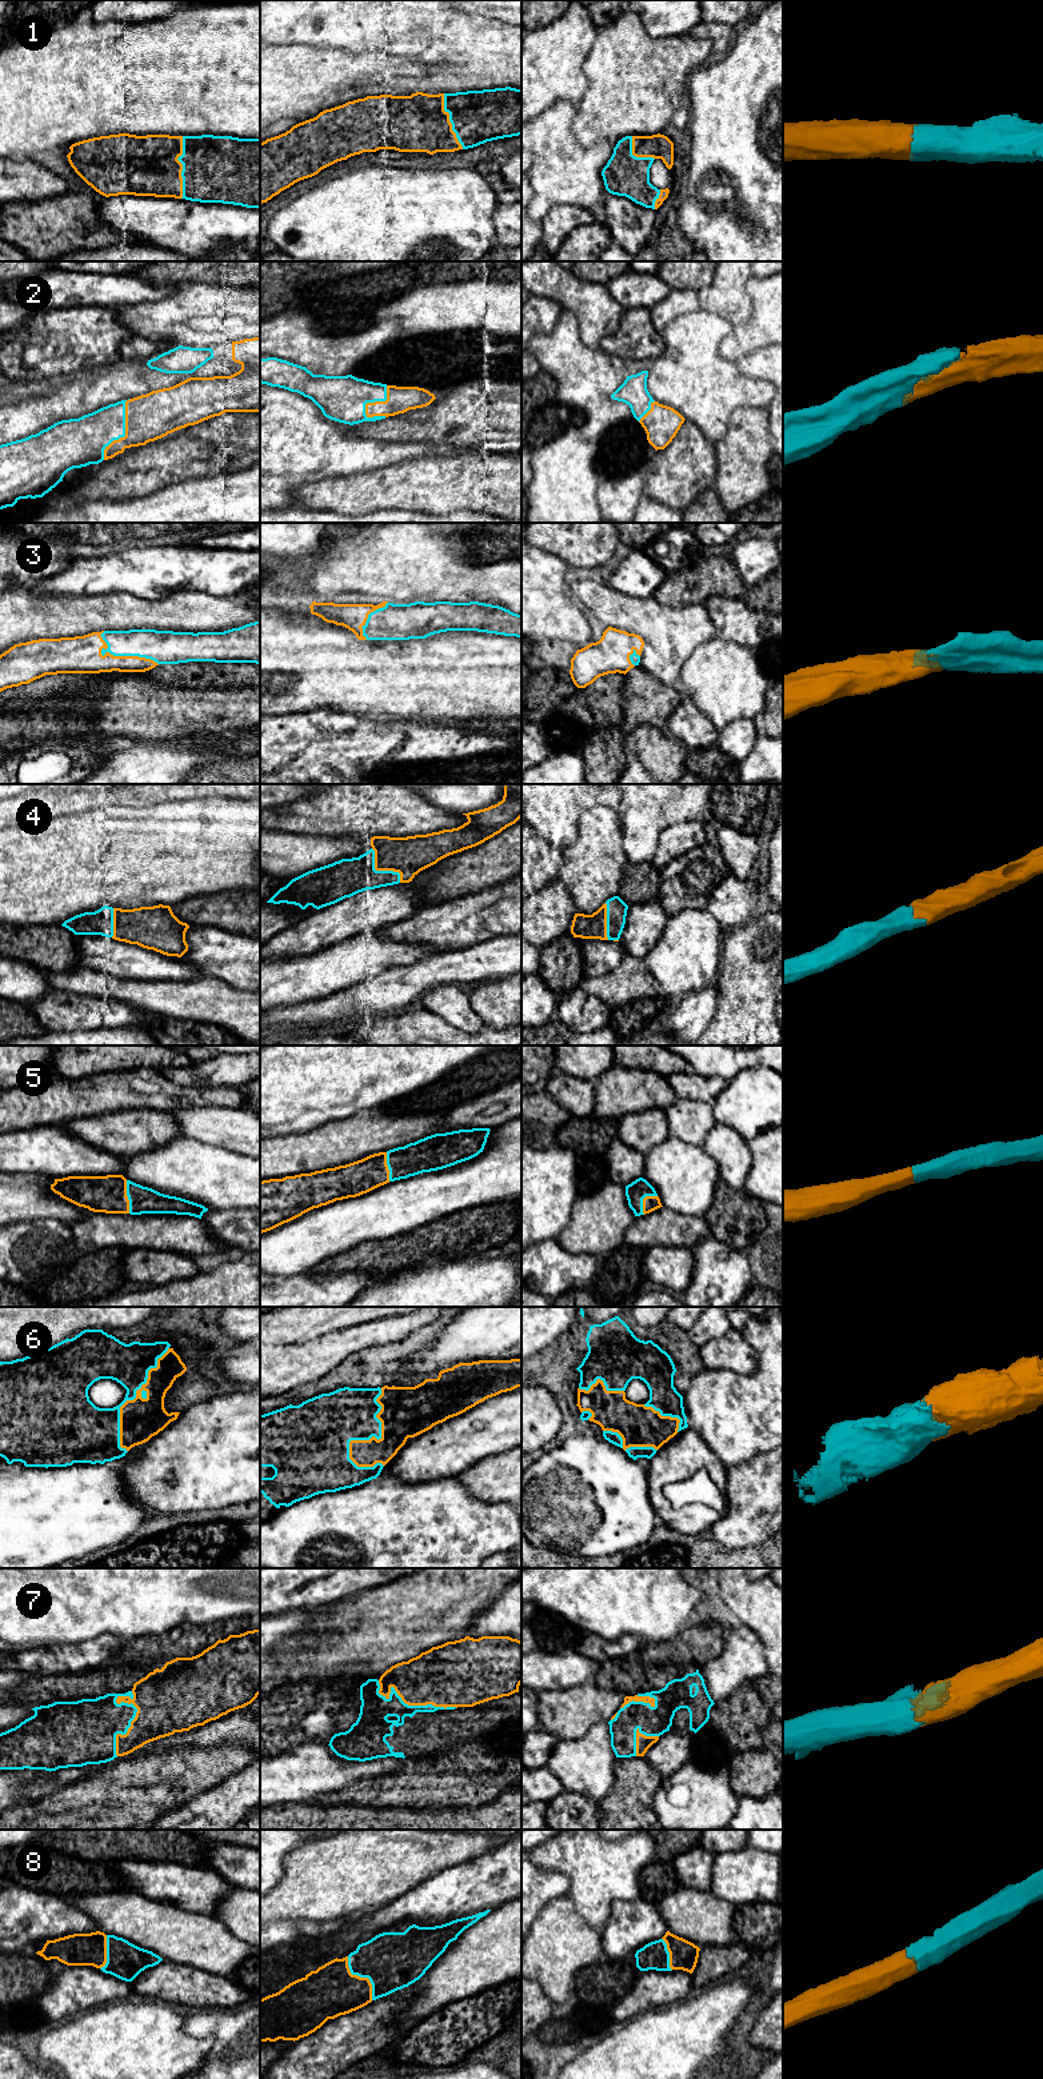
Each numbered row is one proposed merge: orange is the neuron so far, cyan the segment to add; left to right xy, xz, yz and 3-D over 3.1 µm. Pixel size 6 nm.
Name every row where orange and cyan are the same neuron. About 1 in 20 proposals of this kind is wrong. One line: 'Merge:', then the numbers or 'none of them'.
Merge: 1, 2, 3, 4, 5, 6, 7, 8

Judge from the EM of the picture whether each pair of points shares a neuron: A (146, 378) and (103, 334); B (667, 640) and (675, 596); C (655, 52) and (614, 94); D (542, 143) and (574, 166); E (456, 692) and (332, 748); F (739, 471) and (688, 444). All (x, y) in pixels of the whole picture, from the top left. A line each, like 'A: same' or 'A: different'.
A: different
B: different
C: same
D: same
E: different
F: different

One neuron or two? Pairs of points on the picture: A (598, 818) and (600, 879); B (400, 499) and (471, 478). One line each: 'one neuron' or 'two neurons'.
A: one neuron
B: one neuron

